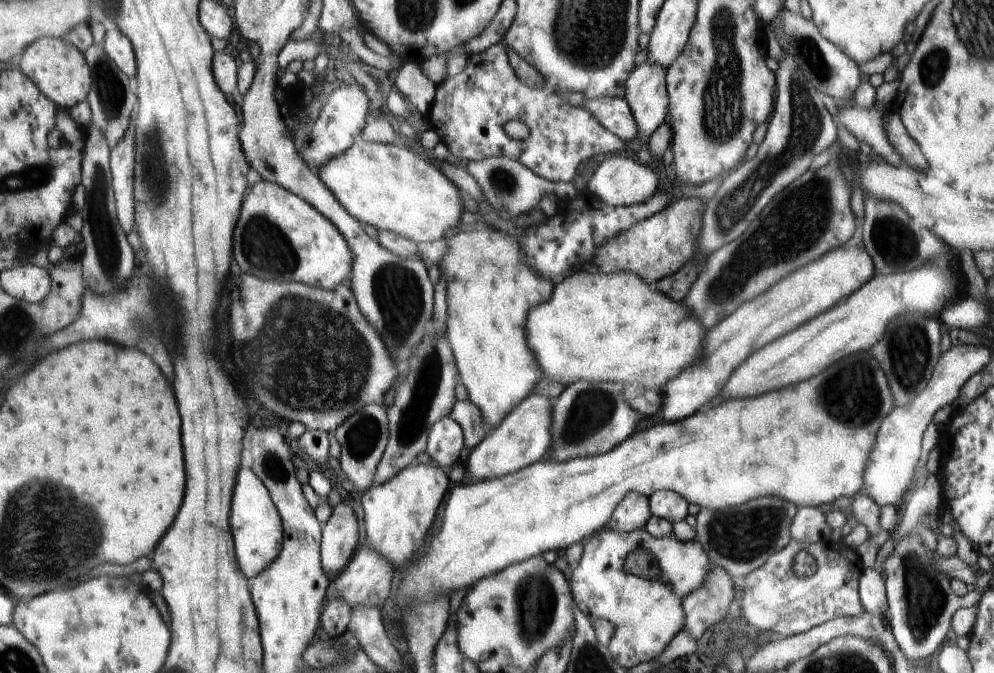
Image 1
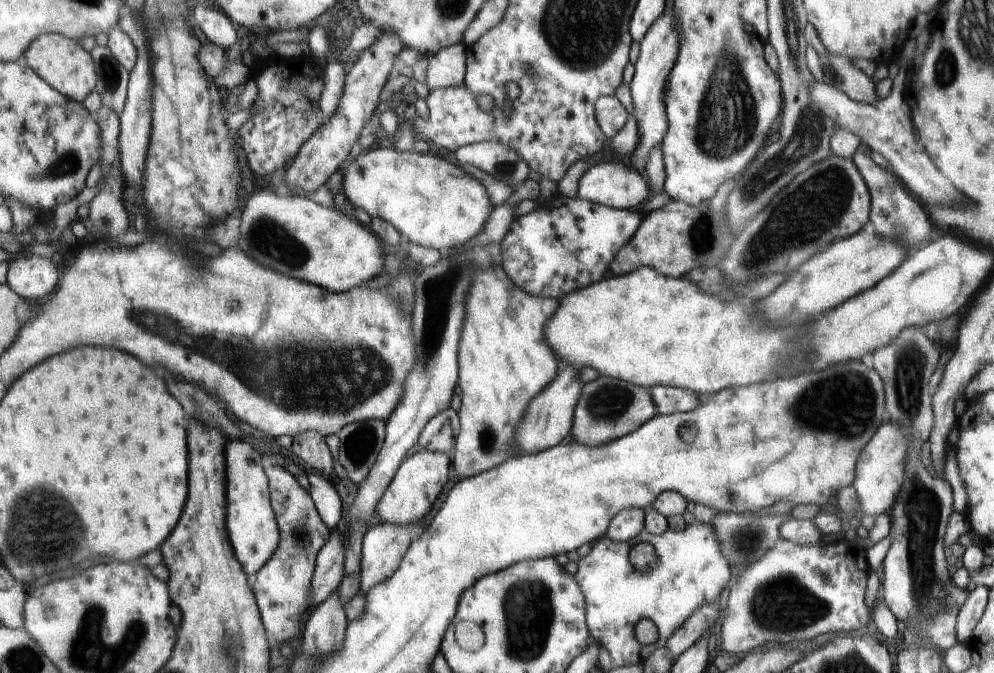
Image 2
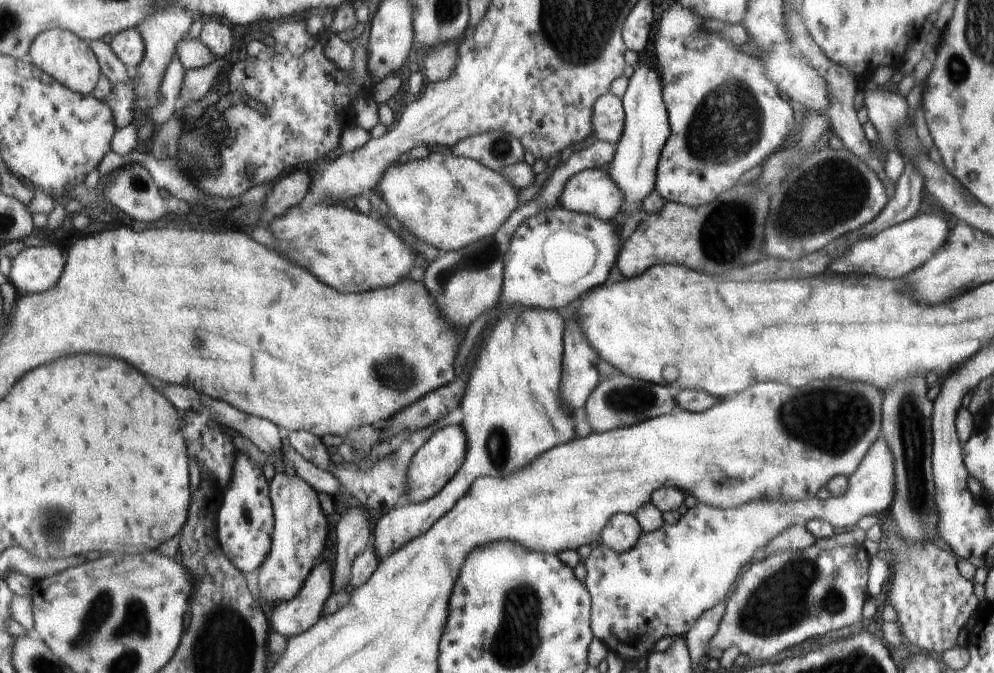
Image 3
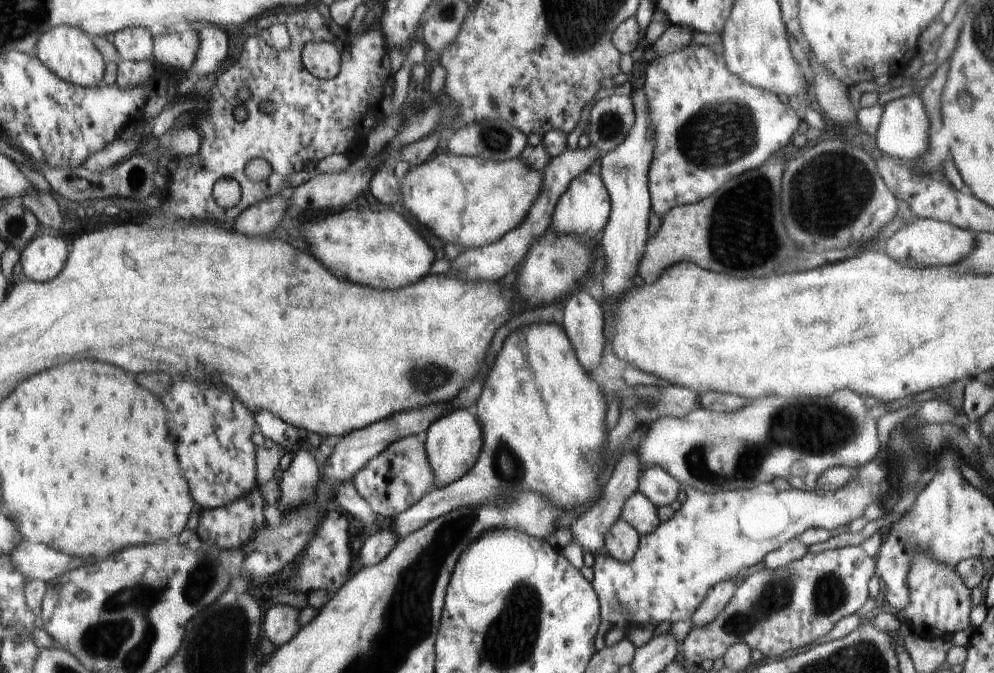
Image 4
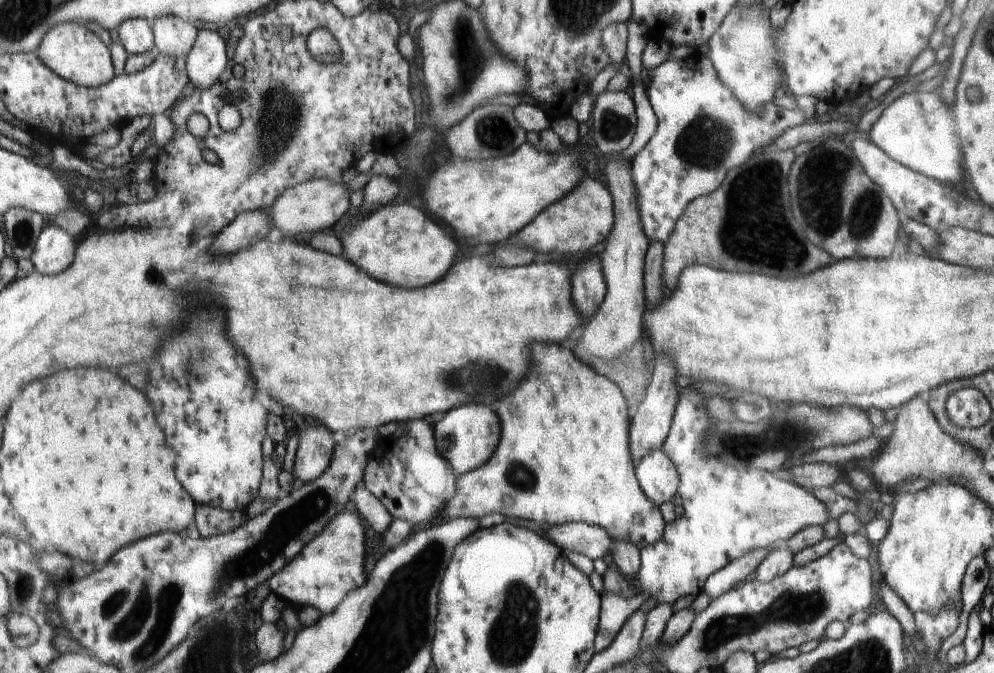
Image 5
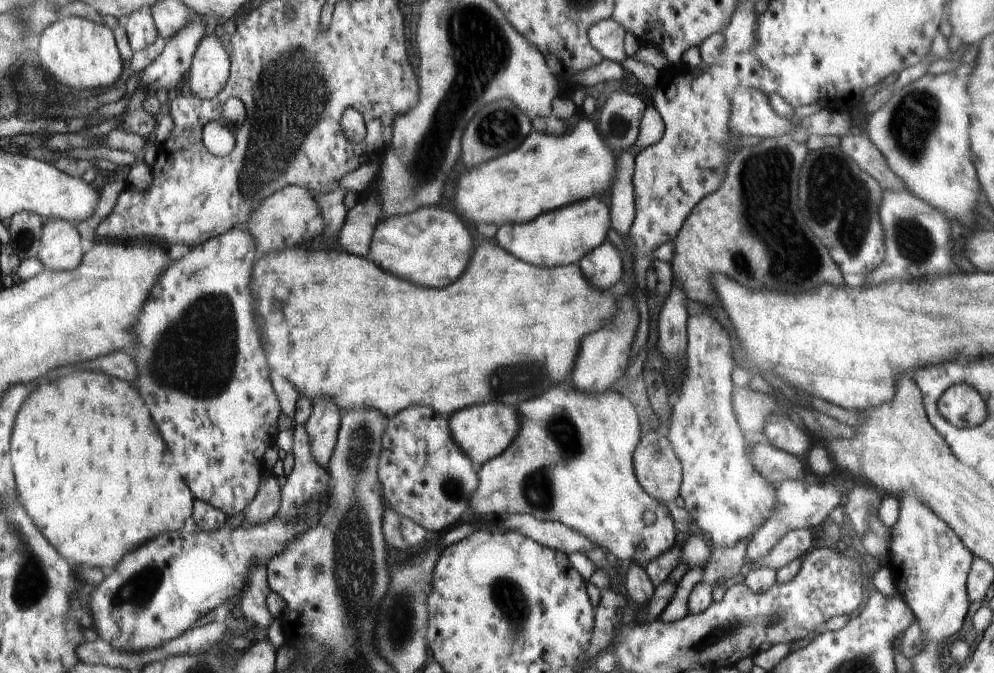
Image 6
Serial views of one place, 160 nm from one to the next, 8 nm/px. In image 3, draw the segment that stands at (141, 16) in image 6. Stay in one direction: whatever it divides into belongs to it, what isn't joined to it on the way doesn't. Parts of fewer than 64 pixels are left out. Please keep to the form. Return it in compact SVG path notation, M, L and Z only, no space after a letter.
M136 27L116 33L109 45L130 74L142 62L144 41Z

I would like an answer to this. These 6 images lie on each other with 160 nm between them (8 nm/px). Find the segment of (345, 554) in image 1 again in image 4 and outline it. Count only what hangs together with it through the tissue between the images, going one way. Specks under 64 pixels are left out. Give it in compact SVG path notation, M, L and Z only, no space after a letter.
M272 605L264 617L265 638L272 641L277 648L289 641L302 627L298 621L300 610L289 605Z

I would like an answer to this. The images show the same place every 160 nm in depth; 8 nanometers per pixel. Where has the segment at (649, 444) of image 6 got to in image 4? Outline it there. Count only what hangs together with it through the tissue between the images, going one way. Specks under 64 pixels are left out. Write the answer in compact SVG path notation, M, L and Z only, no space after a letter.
M650 467L639 478L639 491L657 507L667 507L677 499L681 488L662 467Z

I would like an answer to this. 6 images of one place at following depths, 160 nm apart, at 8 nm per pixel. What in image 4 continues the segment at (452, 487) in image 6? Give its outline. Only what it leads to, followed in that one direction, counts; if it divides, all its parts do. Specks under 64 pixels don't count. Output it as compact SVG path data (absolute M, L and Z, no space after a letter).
M412 435L398 439L382 454L366 463L353 476L352 482L378 516L394 520L430 492L434 487L435 473L427 459L426 444Z

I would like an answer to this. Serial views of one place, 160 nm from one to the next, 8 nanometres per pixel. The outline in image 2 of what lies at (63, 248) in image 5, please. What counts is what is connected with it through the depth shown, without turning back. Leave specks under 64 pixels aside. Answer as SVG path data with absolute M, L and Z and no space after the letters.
M13 256L9 260L6 284L29 301L41 302L52 296L58 284L54 260L44 257Z

